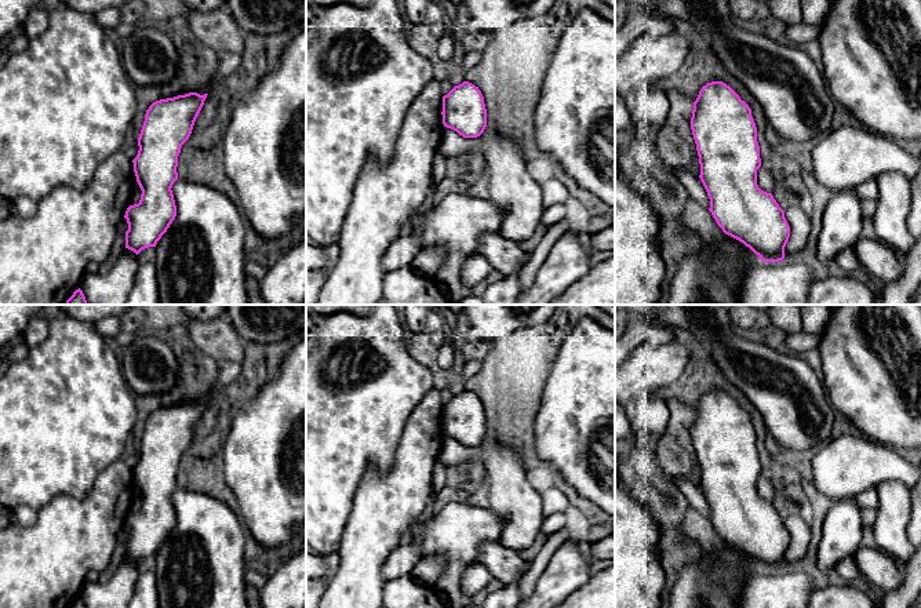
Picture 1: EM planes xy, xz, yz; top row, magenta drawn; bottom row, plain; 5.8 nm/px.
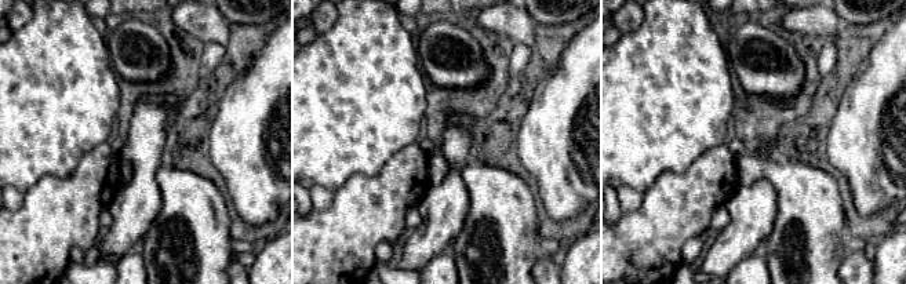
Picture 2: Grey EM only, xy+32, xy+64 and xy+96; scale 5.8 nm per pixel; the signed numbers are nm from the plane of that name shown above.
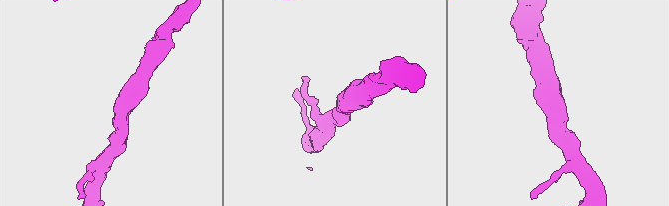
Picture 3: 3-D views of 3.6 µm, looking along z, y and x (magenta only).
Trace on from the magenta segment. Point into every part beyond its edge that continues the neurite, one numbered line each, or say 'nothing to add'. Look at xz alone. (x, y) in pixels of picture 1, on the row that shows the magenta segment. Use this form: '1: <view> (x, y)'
nothing to add

